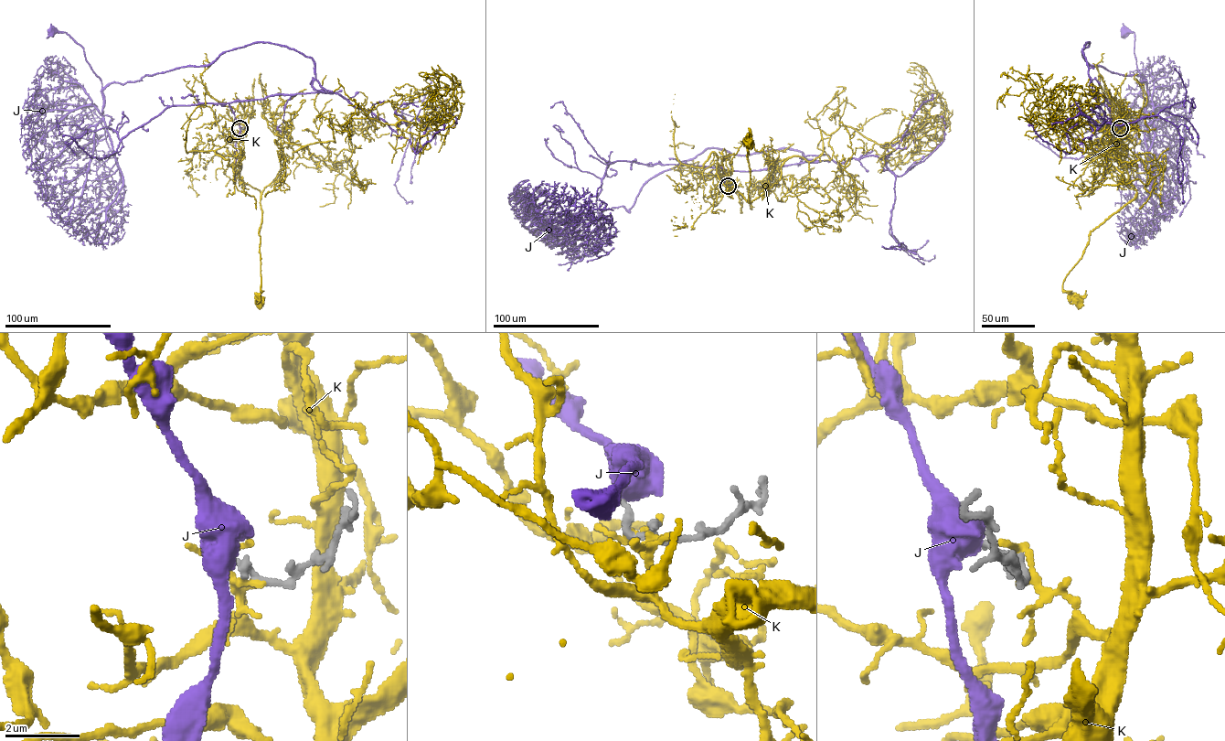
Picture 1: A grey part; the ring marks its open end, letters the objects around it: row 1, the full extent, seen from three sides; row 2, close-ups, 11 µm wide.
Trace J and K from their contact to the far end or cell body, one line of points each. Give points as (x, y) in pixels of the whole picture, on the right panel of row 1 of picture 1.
J: (1119, 128), (1091, 89), (1089, 42), (1082, 50), (1147, 88), (1134, 33), (1123, 31)
K: (1120, 128), (1114, 160), (1123, 169), (1123, 181), (1136, 196), (1091, 231), (1081, 258), (1062, 284), (1078, 299)

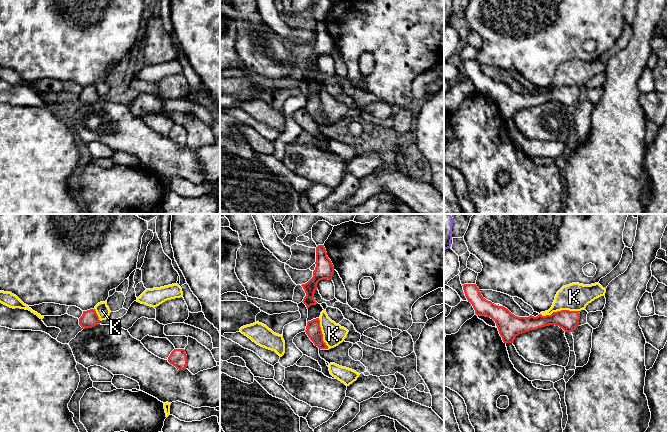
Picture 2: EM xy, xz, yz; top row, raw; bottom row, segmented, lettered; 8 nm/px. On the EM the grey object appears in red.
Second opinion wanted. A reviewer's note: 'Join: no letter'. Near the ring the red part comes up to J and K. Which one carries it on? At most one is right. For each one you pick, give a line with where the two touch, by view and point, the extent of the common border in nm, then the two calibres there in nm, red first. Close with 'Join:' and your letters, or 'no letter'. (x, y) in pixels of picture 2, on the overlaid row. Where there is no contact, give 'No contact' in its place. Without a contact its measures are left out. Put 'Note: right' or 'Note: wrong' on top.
Note: right
Join: no letter

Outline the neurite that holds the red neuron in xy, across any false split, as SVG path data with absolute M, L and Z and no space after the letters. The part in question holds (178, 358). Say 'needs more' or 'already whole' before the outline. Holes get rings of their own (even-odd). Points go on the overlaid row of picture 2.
already whole | M174 349L168 357L168 362L179 370L185 370L187 365L187 355L184 349Z

